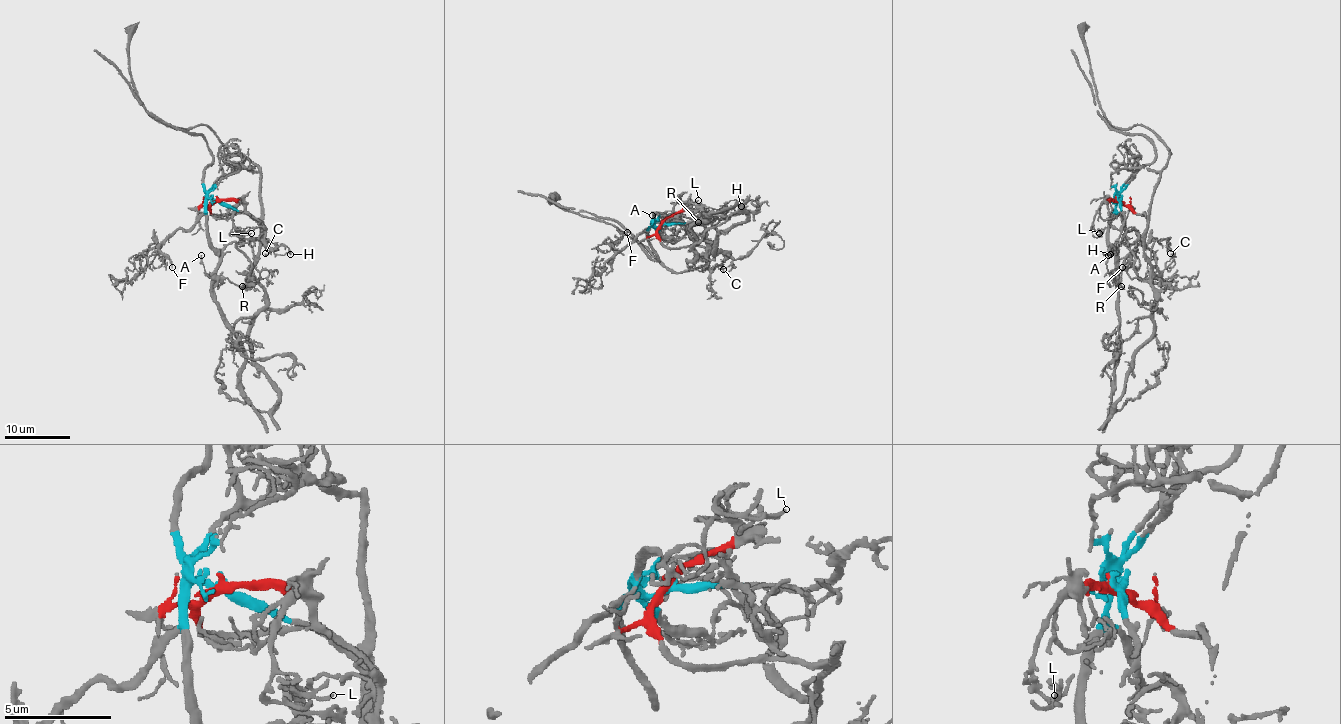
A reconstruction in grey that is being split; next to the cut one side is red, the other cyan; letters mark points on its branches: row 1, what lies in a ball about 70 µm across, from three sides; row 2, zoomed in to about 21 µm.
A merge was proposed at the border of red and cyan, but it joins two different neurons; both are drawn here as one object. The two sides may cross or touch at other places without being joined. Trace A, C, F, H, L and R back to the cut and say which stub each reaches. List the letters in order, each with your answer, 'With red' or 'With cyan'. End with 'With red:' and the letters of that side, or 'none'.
A: With cyan
C: With red
F: With cyan
H: With cyan
L: With red
R: With cyan
With red: C, L

